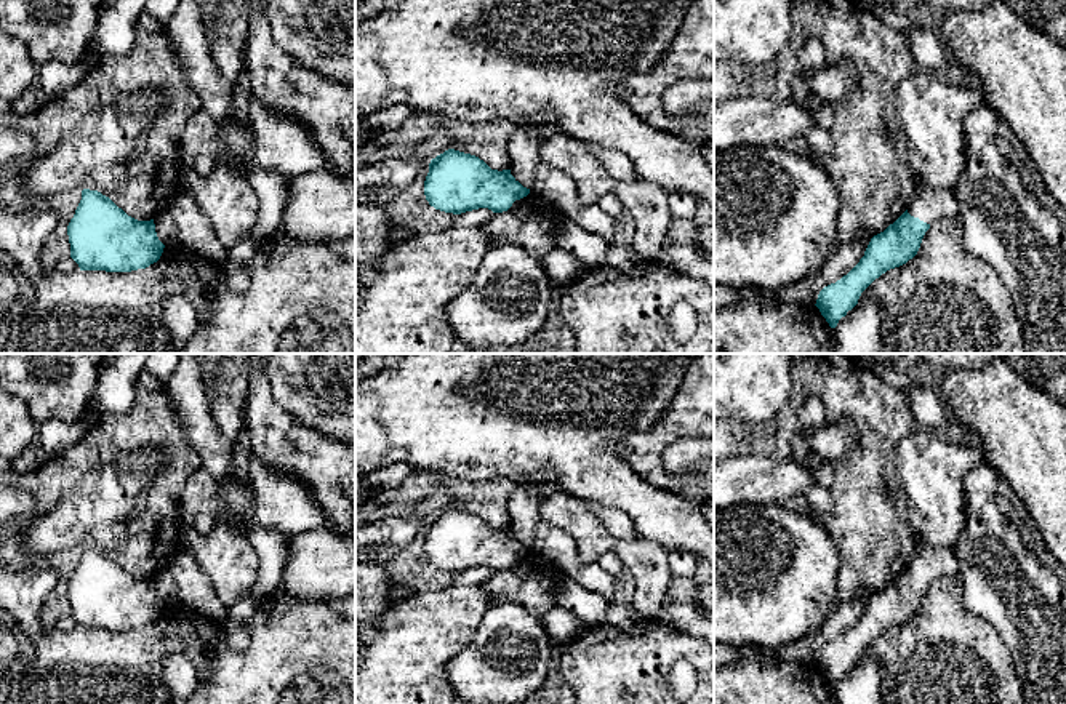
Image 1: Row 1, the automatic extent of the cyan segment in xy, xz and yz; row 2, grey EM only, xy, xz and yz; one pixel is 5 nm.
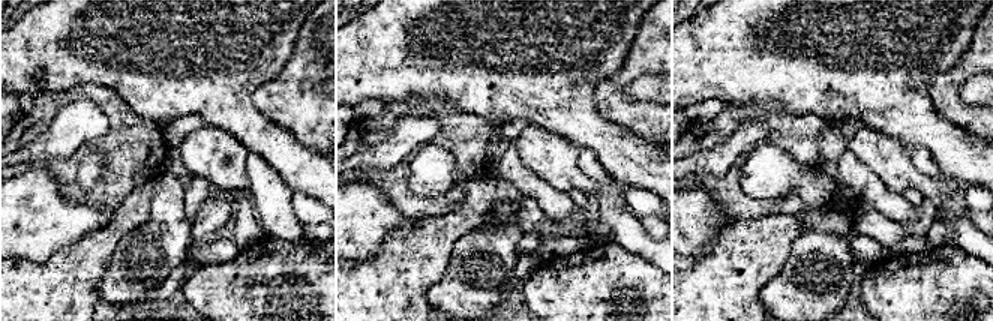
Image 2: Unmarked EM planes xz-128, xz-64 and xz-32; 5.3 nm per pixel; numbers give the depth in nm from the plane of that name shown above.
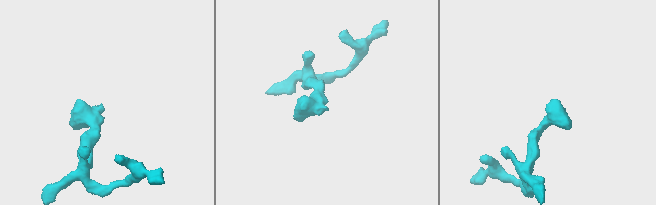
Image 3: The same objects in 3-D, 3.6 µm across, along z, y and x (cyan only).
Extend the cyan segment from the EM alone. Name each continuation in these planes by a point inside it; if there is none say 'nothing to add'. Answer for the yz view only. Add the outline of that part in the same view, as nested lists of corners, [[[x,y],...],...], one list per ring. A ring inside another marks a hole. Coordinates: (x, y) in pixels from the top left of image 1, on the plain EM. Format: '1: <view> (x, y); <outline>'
1: yz (929, 564); [[[917,546],[908,571],[927,582],[933,582],[940,576],[957,576],[957,557],[952,547]]]

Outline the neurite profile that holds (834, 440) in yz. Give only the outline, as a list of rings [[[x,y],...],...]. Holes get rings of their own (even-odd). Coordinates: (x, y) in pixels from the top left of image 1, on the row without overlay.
[[[848,418],[824,422],[818,429],[802,429],[797,426],[792,446],[792,461],[800,461],[808,454],[816,454],[828,464],[845,458],[858,442],[858,429]]]

